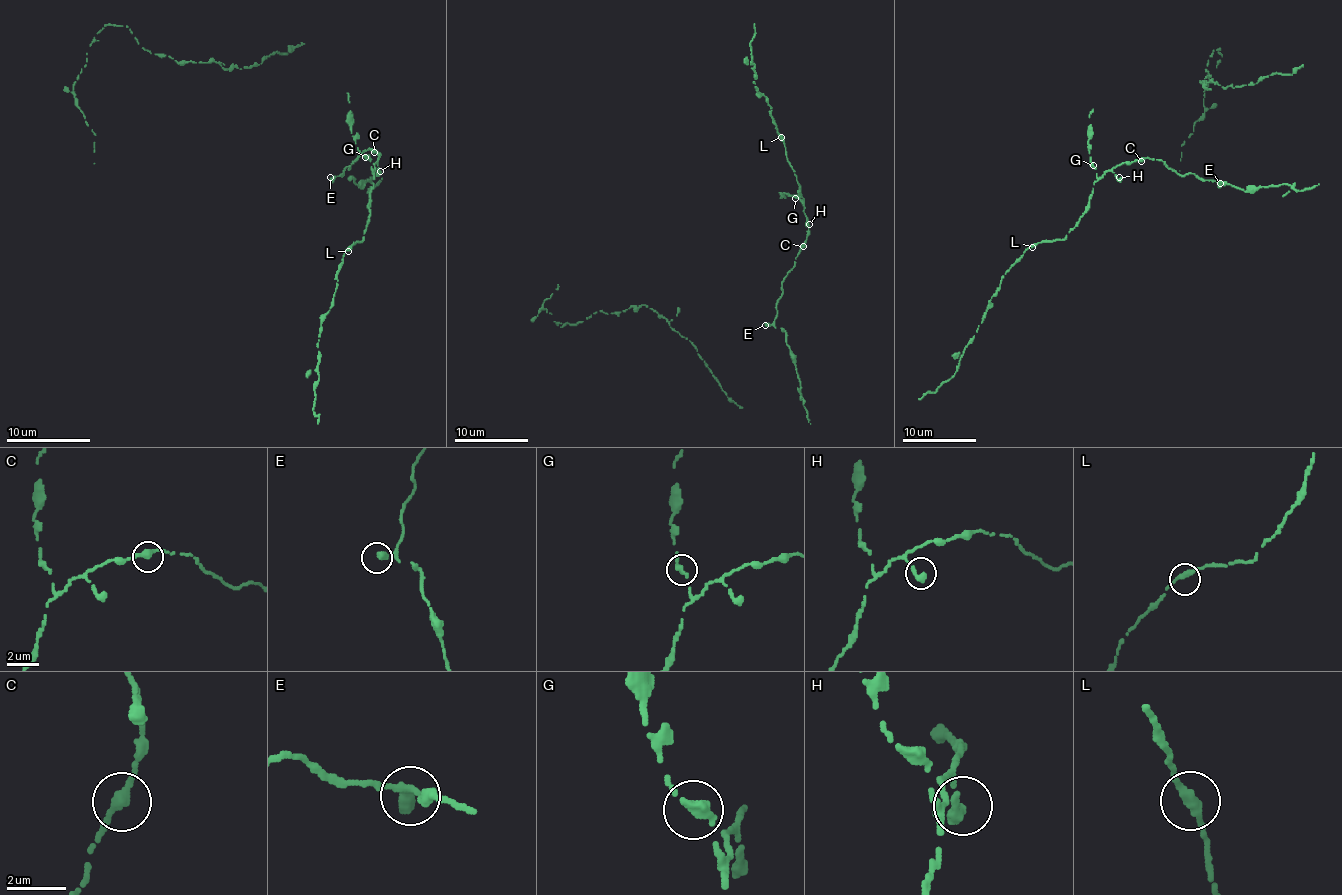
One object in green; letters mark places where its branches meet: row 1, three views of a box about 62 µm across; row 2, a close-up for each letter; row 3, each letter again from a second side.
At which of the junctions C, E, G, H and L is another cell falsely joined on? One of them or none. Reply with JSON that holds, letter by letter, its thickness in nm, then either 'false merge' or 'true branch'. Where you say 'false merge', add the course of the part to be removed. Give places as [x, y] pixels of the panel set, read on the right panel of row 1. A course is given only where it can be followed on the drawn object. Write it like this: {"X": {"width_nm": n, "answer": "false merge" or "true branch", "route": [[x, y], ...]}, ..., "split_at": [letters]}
{"C": {"width_nm": 300, "answer": "true branch"}, "E": {"width_nm": 400, "answer": "true branch"}, "G": {"width_nm": 420, "answer": "true branch"}, "H": {"width_nm": 400, "answer": "true branch"}, "L": {"width_nm": 300, "answer": "true branch"}, "split_at": []}

